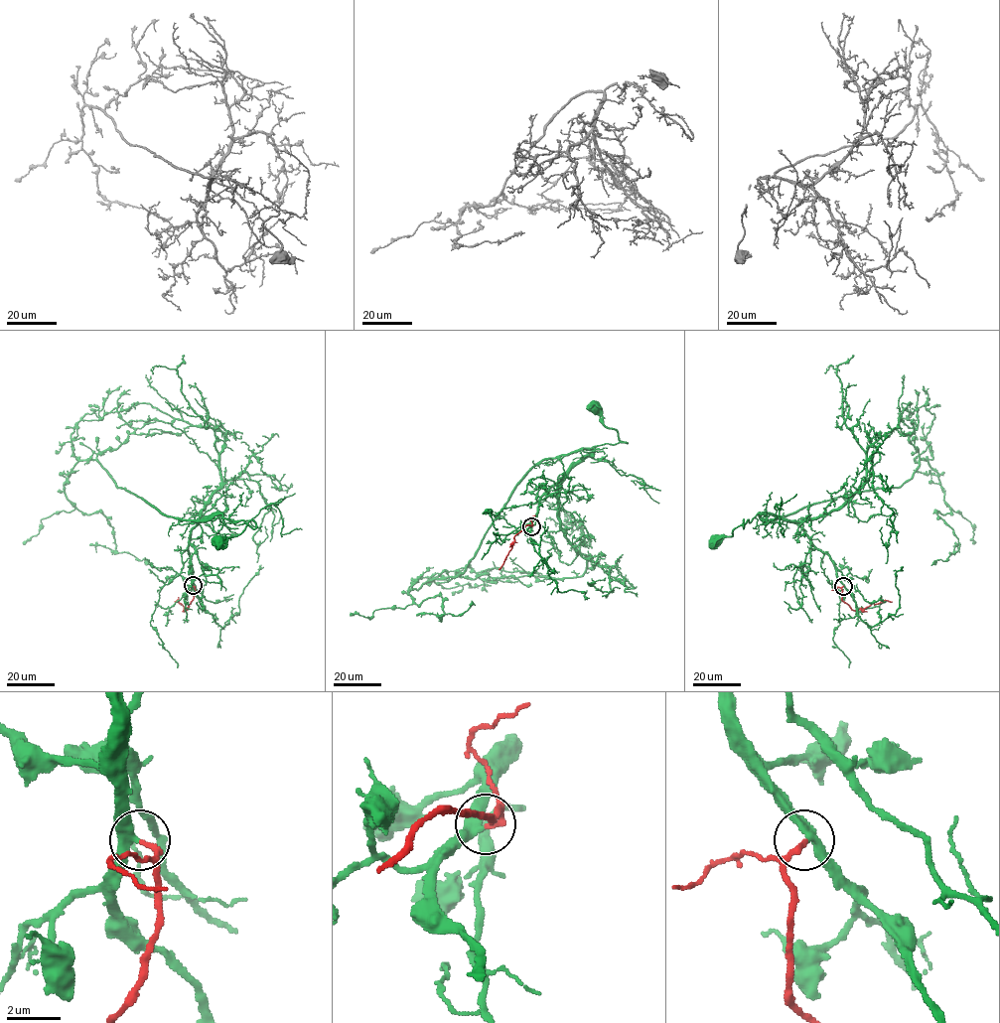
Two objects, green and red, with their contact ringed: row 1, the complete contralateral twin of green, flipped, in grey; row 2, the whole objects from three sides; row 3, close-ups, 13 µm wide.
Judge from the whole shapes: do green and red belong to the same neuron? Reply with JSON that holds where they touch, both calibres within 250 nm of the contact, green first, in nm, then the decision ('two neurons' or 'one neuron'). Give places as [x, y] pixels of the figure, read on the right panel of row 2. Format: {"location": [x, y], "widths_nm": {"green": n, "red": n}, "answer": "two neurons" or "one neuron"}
{"location": [843, 586], "widths_nm": {"green": 300, "red": 200}, "answer": "one neuron"}

